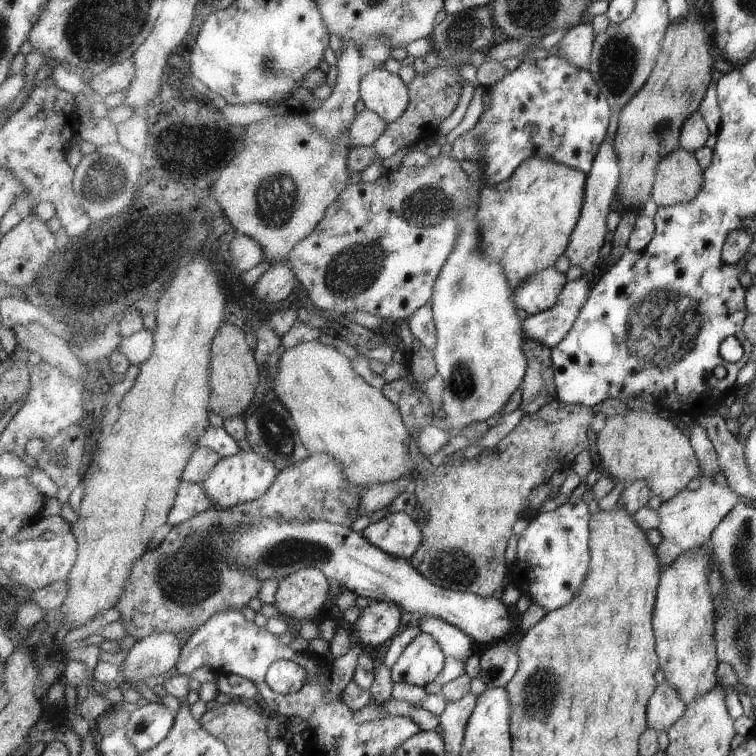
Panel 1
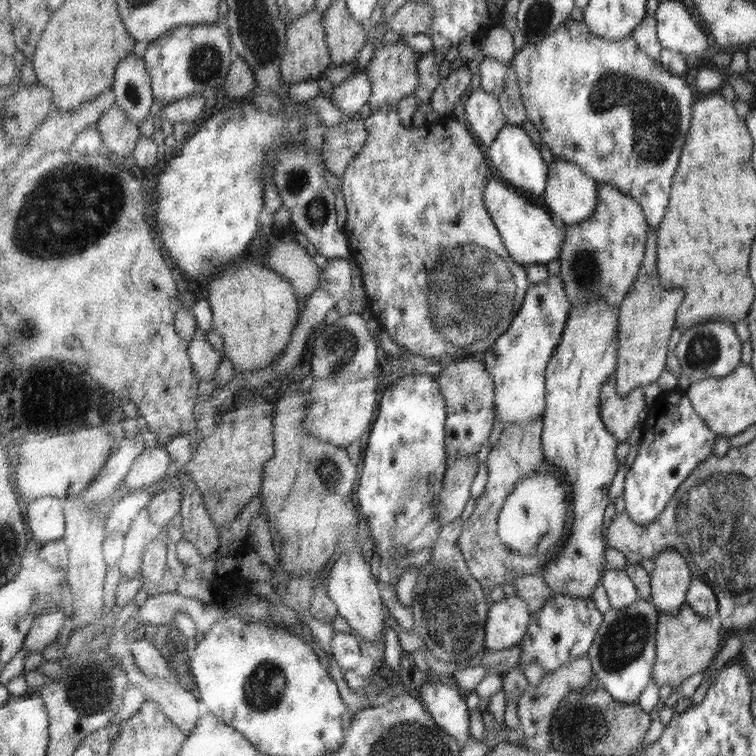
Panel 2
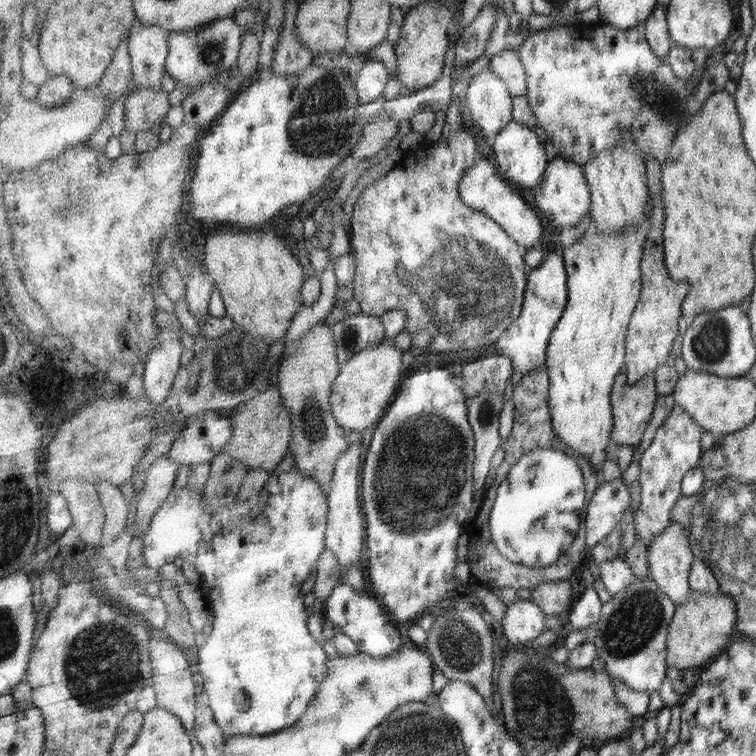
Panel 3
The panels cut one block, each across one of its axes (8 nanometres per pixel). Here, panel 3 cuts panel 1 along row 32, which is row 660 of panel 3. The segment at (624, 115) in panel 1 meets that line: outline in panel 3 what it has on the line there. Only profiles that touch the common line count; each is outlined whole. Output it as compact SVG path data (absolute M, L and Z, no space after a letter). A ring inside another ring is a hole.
M692 590L689 600L683 604L678 604L675 616L670 624L670 629L667 635L667 664L680 668L681 670L692 669L695 666L703 666L708 663L713 656L723 654L734 640L731 638L733 632L737 632L735 625L738 621L737 605L734 598L730 594L725 594L720 591L719 594L703 594Z

